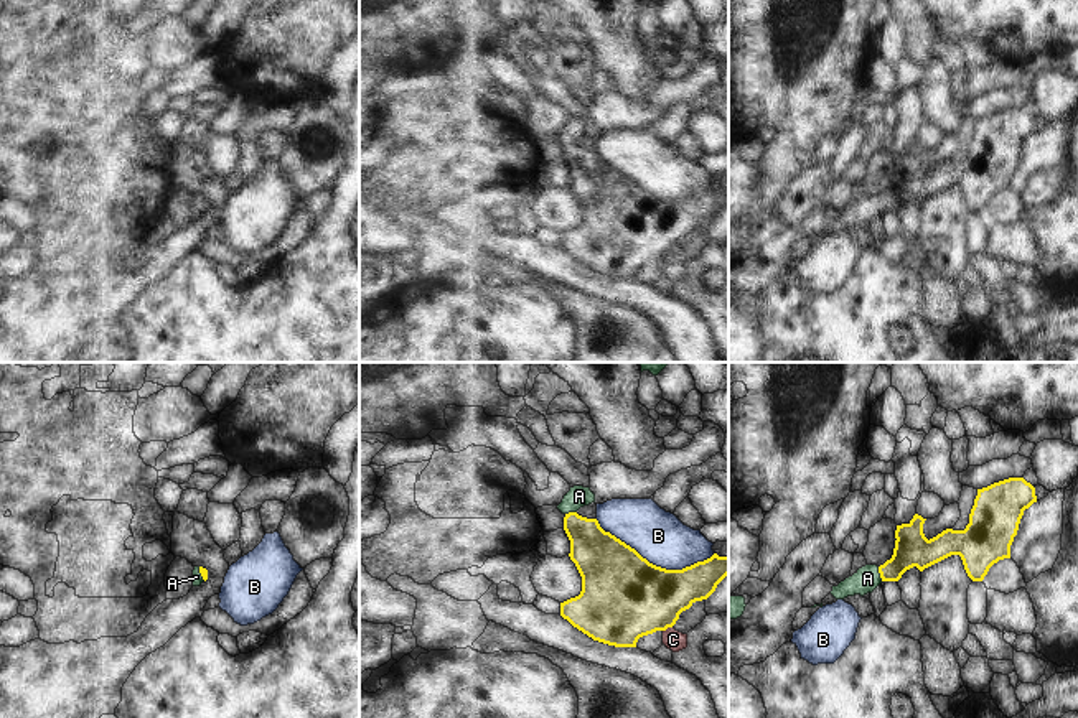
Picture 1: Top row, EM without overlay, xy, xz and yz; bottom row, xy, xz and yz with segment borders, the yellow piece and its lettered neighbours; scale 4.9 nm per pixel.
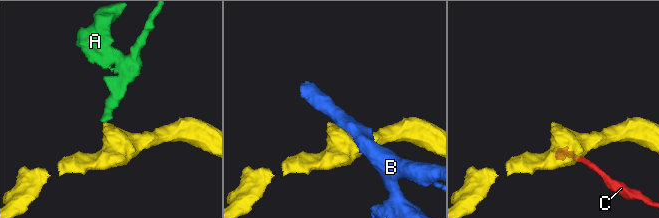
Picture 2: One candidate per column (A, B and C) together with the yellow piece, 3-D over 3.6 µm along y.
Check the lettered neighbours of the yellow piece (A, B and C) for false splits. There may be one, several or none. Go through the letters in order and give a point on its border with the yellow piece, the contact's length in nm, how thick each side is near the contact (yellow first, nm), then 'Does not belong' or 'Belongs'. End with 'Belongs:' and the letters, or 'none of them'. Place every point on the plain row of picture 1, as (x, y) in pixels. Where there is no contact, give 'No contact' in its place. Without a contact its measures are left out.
A: Touches yellow at yz (879, 203). Shared border 80 nm. Thickness 180 nm (yellow) against 120 nm. Belongs
B: Touches yellow at xz (655, 196). Shared border 600 nm. Thickness 420 nm (yellow) against 260 nm. Does not belong
C: Touches yellow at xz (666, 259). Shared border 50 nm. Thickness 400 nm (yellow) against 100 nm. Does not belong
Belongs: A.

